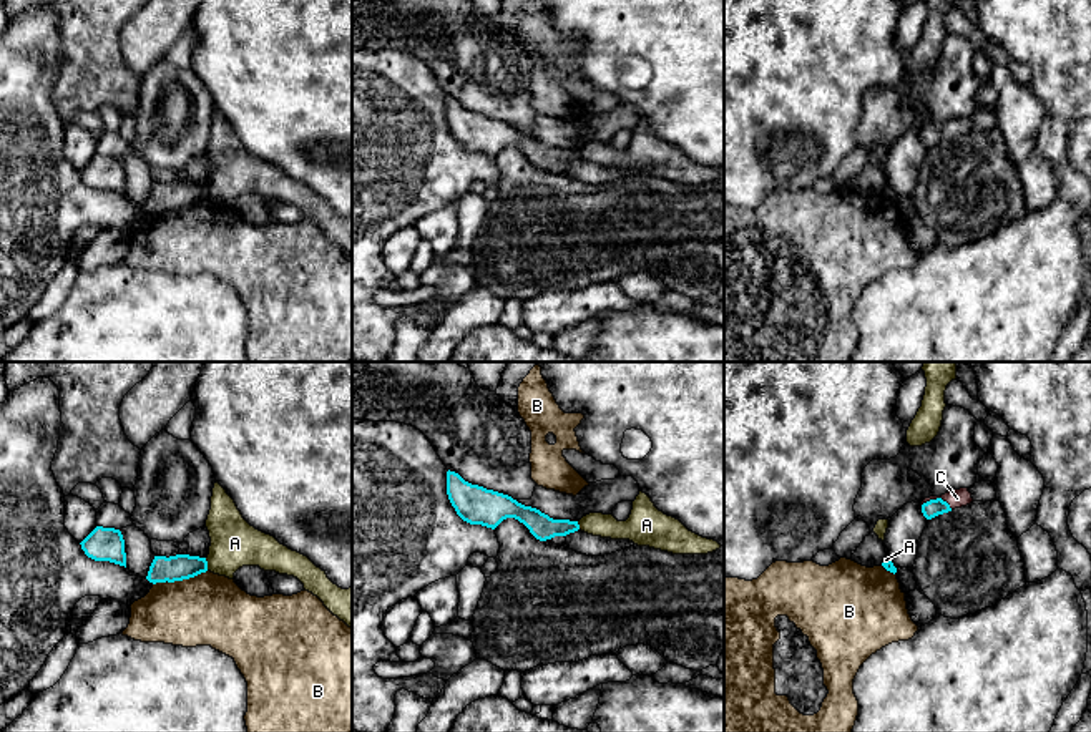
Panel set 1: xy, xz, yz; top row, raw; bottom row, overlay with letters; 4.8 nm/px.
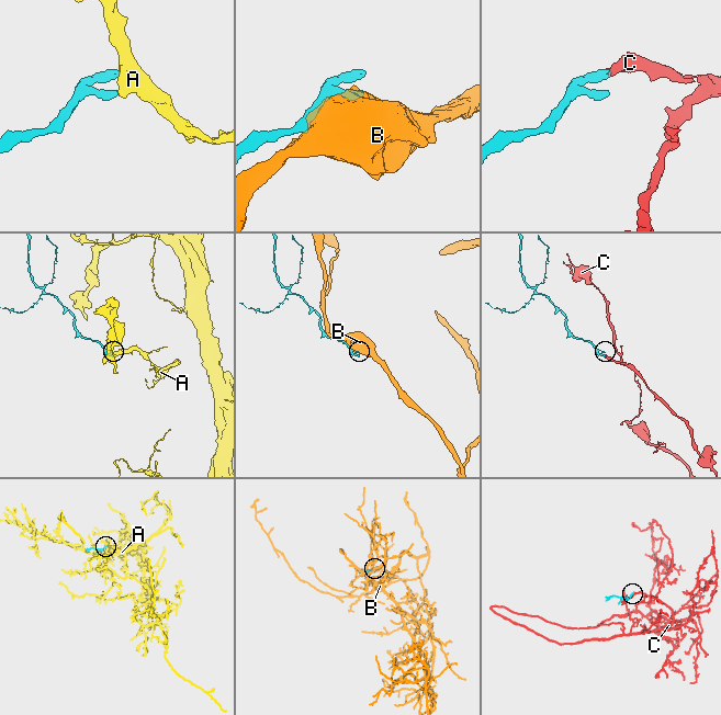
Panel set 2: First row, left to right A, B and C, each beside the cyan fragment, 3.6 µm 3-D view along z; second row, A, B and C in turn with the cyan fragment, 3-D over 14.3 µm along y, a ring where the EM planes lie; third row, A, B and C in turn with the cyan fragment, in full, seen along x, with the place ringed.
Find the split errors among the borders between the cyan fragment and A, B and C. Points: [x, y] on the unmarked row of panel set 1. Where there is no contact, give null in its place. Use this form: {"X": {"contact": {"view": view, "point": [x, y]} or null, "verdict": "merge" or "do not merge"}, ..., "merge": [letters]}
{"A": {"contact": {"view": "xy", "point": [206, 193]}, "verdict": "do not merge"}, "B": {"contact": {"view": "xy", "point": [180, 208]}, "verdict": "do not merge"}, "C": {"contact": {"view": "yz", "point": [937, 126]}, "verdict": "merge"}, "merge": ["C"]}

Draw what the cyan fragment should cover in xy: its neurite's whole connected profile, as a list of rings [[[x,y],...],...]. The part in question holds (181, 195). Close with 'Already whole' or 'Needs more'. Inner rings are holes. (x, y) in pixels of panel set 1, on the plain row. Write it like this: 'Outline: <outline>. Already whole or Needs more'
Outline: [[[176,183],[176,184],[154,184],[146,207],[156,211],[174,211],[194,206],[208,199],[206,186]]]. Already whole

